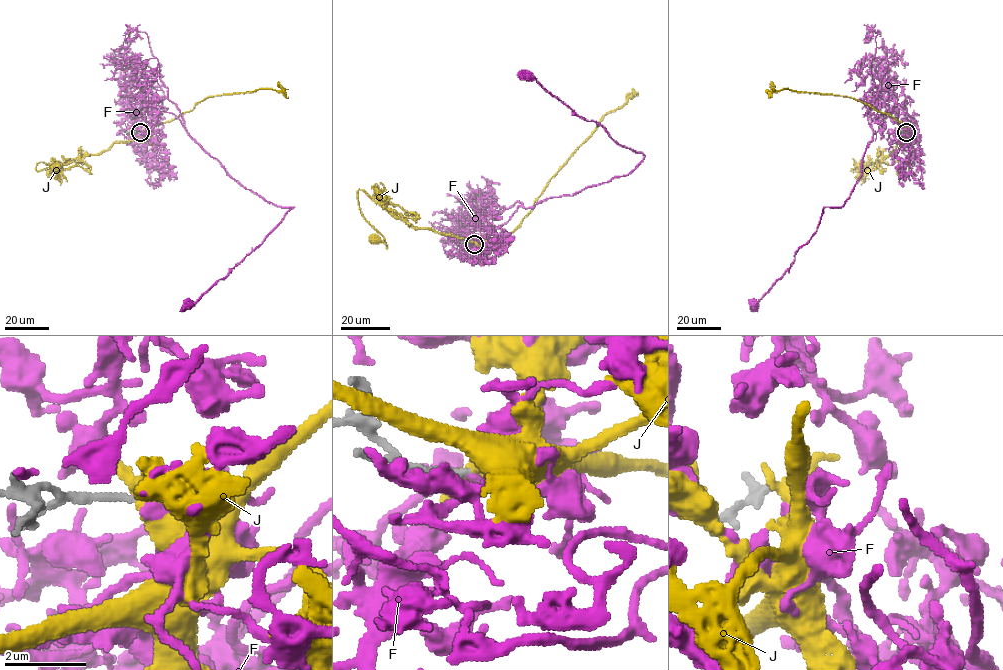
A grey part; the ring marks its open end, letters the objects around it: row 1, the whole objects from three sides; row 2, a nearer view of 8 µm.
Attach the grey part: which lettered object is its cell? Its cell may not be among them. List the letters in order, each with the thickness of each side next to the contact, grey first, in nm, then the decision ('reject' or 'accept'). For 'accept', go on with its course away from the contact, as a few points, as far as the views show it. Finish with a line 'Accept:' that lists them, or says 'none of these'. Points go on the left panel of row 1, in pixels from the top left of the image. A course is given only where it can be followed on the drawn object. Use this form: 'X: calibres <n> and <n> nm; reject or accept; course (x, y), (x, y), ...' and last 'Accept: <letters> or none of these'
F: calibres 170 and 160 nm; accept; course (140, 131), (153, 135), (163, 127), (159, 113), (173, 113), (242, 185), (294, 206), (187, 304)
J: calibres 170 and 380 nm; reject
Accept: F

